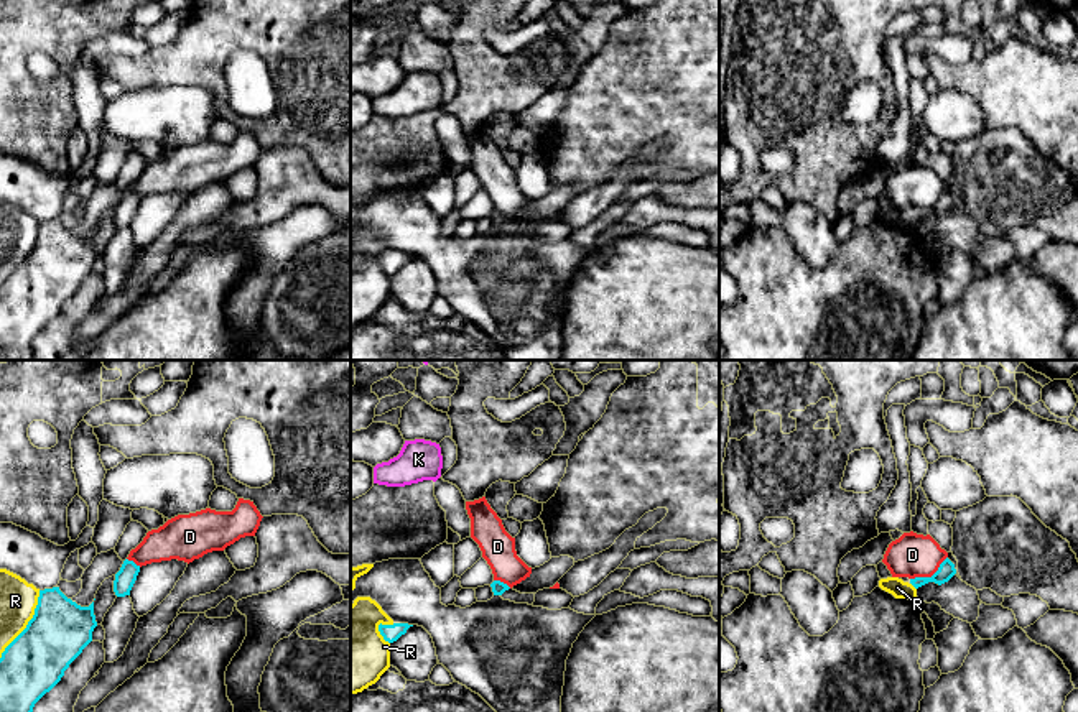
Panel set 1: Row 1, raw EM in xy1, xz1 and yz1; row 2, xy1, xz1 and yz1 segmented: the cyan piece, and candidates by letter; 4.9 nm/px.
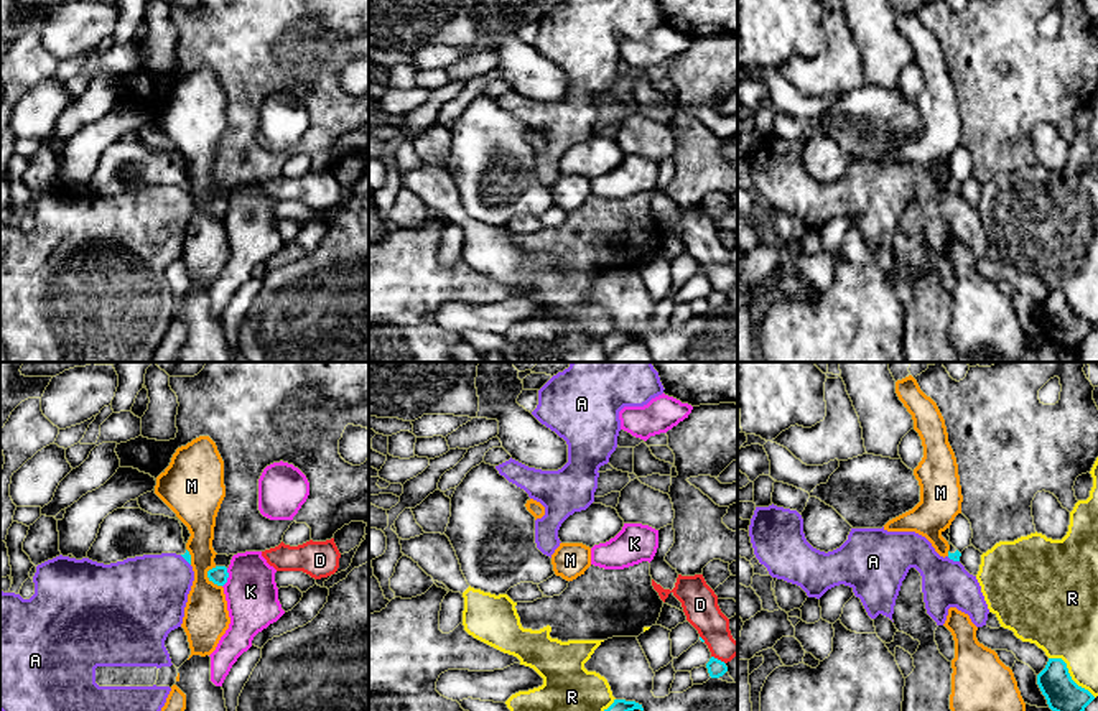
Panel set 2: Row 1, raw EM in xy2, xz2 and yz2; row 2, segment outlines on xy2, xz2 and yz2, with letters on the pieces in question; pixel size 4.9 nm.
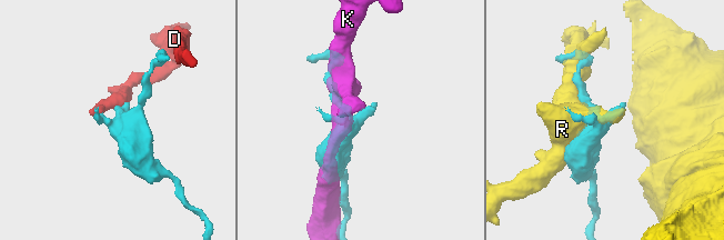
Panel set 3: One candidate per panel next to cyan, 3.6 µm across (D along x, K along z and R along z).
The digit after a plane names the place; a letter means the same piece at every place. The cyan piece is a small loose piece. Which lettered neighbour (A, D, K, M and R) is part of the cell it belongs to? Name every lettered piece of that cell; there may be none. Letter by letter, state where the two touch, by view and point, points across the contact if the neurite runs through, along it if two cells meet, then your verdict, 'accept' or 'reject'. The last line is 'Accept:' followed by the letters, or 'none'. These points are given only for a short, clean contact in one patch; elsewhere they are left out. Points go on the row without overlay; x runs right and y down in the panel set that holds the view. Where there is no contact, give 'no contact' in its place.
A: yz2 (953, 191) | along yz2 (947, 188), (958, 193) | reject
D: yz1 (932, 208) | reject
K: xy2 (227, 208) | along xy2 (227, 199), (227, 213), (223, 218) | reject
M: xy2 (211, 211) | along xy2 (209, 199), (208, 208), (221, 218) | reject
R: xy1 (27, 257) | reject
Accept: none

